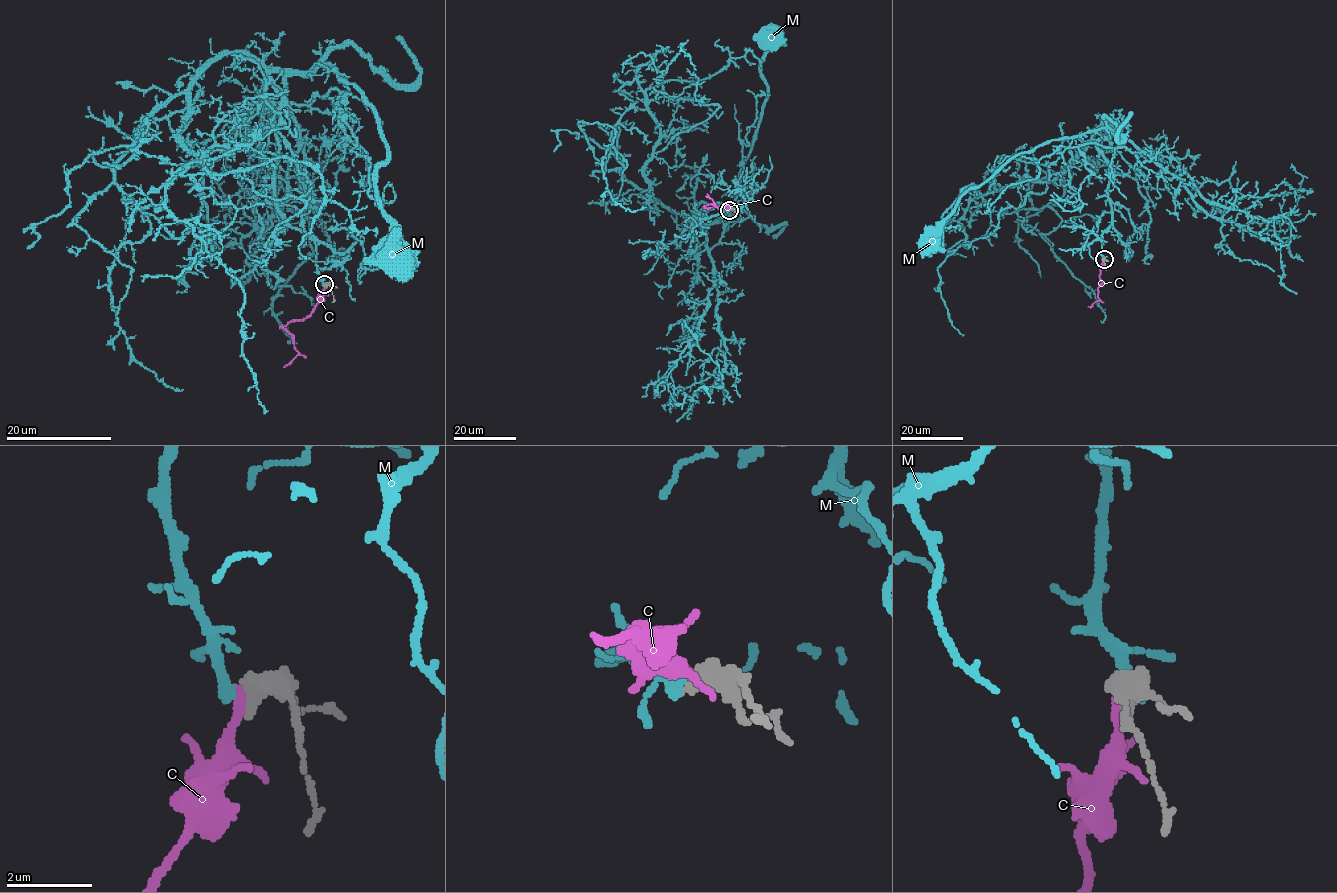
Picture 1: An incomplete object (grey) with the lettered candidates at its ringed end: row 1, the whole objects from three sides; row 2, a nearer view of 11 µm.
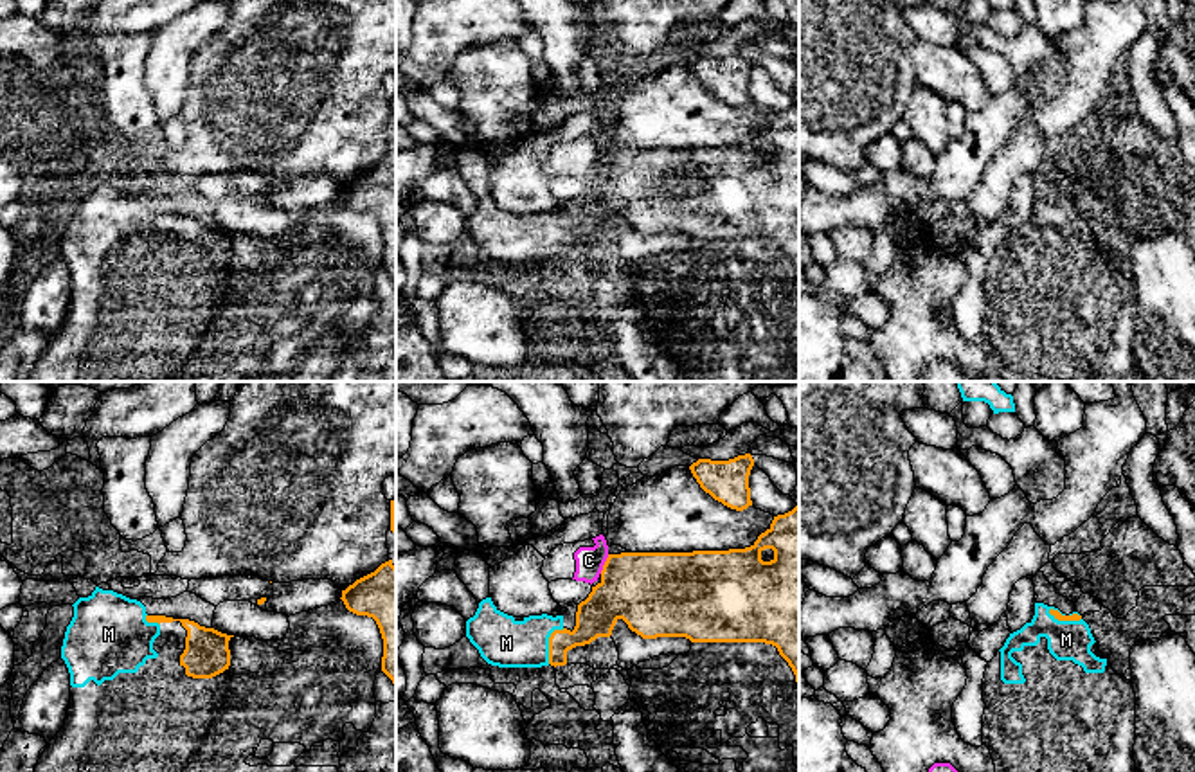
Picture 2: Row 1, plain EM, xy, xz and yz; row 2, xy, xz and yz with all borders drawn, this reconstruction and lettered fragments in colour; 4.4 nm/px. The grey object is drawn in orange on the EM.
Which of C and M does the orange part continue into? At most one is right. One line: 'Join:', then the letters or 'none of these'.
Join: M

